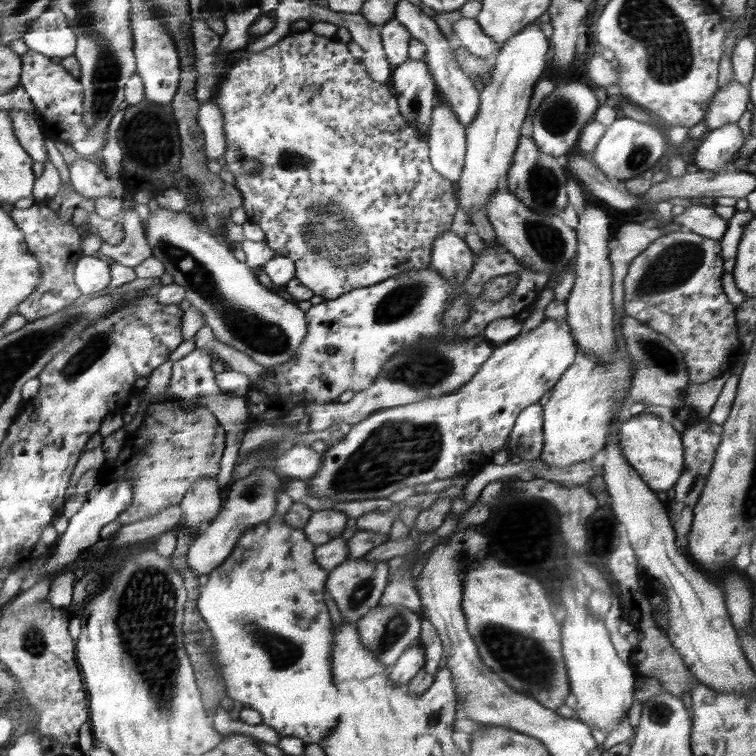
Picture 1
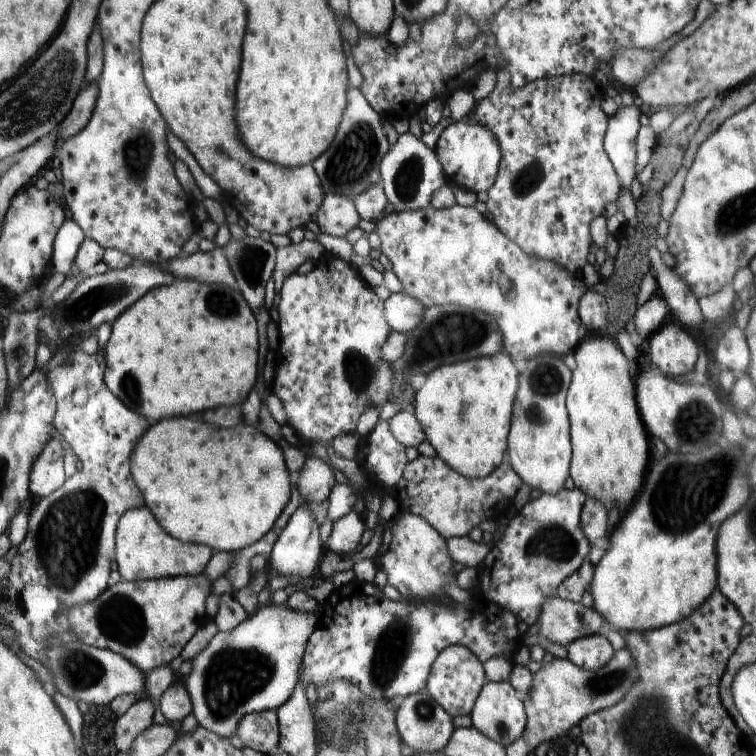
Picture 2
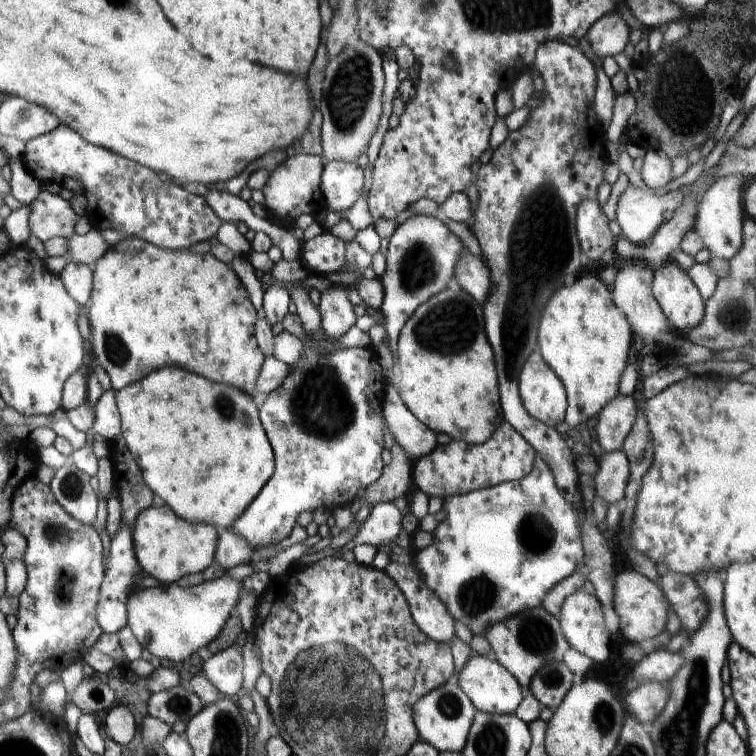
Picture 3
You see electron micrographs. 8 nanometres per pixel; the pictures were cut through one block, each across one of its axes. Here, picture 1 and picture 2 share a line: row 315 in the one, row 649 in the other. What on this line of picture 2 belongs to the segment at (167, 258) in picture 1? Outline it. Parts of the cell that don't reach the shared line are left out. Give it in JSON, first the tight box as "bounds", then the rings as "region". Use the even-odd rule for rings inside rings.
{"bounds":[186,606,321,739],"region":[[[260,606],[259,610],[232,631],[218,631],[192,662],[186,680],[194,702],[198,725],[230,739],[240,720],[254,712],[277,711],[294,695],[300,663],[321,614],[305,614],[287,607]]]}

